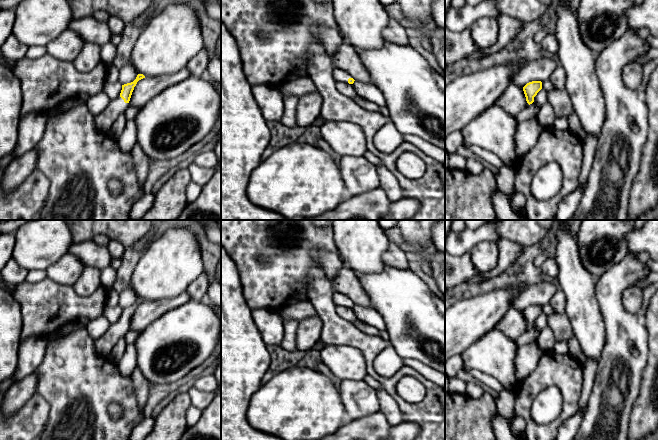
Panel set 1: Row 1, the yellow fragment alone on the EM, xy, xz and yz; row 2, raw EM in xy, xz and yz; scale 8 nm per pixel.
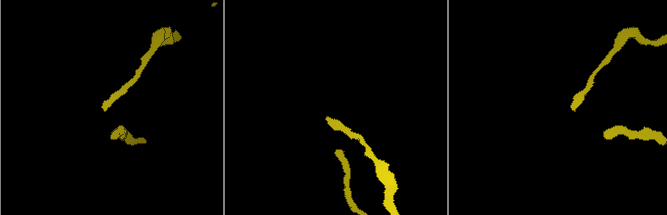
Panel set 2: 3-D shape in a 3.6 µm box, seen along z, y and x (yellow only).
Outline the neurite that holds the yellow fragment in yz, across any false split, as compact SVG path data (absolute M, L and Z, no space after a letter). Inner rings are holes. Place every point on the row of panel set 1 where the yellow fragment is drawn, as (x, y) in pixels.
M532 81L532 82L527 83L523 87L526 101L529 105L534 102L534 97L537 95L537 93L541 89L542 89L542 82L541 81Z

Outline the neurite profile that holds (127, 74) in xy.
M131 62L119 68L119 82L122 85L133 82L137 75L138 73Z

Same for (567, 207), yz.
M577 187L560 203L556 213L556 220L570 220L575 214L583 195L584 188Z

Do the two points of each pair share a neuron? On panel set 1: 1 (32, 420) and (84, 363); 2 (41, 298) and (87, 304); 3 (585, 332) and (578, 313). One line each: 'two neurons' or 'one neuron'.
1: two neurons
2: one neuron
3: one neuron

